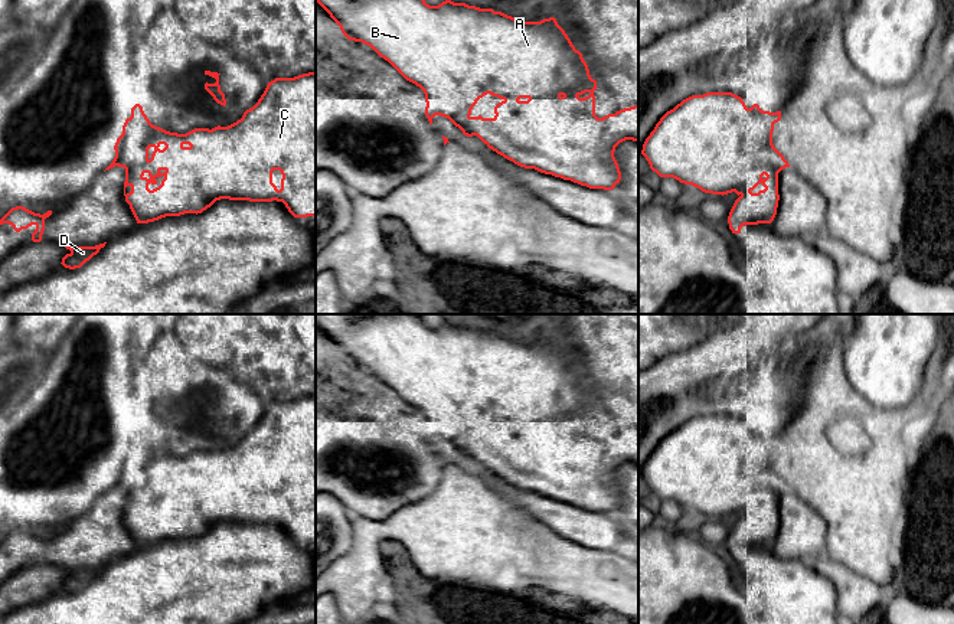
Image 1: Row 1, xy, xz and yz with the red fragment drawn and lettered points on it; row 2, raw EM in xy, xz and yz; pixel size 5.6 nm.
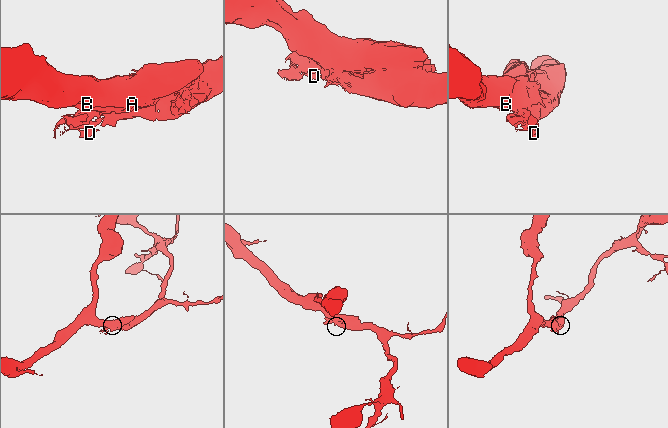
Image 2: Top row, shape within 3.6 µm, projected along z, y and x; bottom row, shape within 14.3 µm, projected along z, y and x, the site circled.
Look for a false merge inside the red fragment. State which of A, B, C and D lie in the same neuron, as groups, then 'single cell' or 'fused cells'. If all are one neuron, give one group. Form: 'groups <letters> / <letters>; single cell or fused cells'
groups A B C D; single cell

